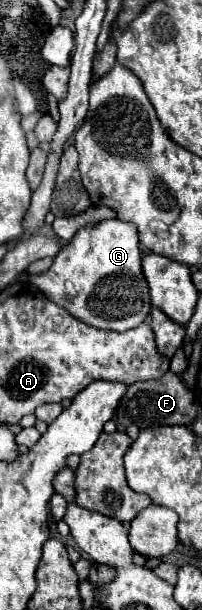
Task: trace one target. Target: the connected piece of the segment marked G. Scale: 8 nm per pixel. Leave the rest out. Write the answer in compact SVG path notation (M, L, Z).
M103 219L95 225L81 227L75 237L53 257L53 265L49 271L39 275L29 275L29 281L37 285L51 301L67 309L73 317L97 327L97 329L111 329L111 331L127 331L141 325L149 311L149 285L145 281L141 269L141 251L139 251L139 237L137 227L133 223L121 219Z

